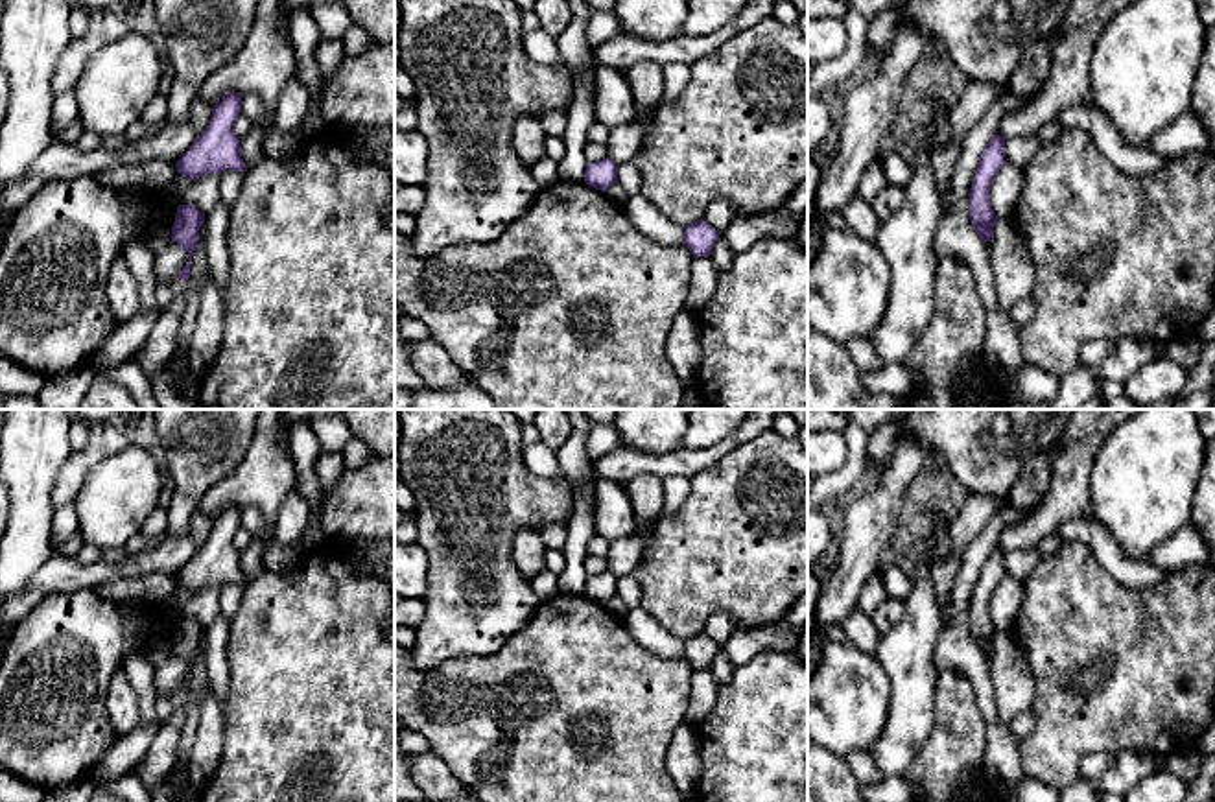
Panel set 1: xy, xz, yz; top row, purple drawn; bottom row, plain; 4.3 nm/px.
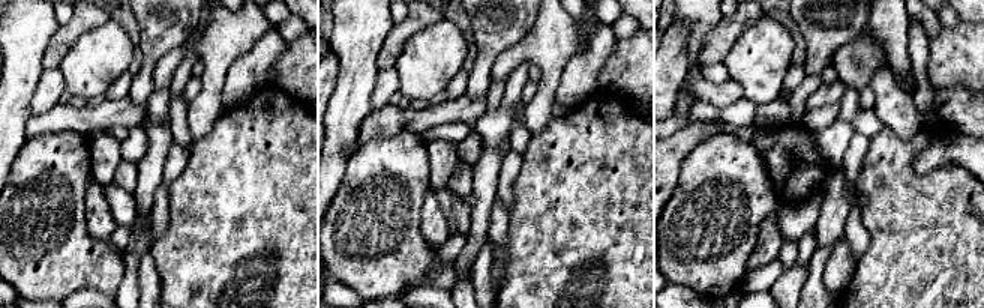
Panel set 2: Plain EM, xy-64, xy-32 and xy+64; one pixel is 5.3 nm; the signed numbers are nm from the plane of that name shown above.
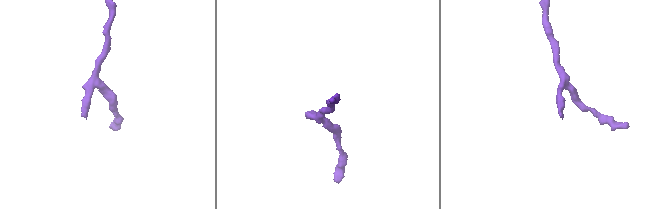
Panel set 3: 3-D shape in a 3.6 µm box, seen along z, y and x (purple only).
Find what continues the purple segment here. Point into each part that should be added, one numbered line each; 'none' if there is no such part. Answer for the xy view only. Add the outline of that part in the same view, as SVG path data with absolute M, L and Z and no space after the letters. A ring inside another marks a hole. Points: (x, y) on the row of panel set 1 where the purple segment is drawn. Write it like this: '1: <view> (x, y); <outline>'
1: xy (159, 347); M175 278L170 288L171 304L166 312L157 315L155 324L147 334L136 360L147 378L153 378L175 356L175 339L184 312L186 282Z

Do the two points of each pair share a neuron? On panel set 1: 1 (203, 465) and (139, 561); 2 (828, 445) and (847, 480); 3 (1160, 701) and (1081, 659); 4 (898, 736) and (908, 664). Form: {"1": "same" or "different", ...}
{"1": "different", "2": "different", "3": "same", "4": "same"}

